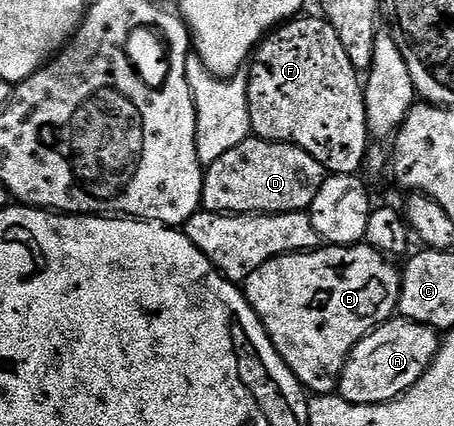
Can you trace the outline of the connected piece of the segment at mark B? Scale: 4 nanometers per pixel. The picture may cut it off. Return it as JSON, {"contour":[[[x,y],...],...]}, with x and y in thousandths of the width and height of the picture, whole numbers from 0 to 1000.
{"contour":[[[804,568],[773,577],[707,577],[685,592],[645,592],[630,601],[604,606],[595,615],[568,624],[568,634],[559,634],[544,657],[535,660],[533,683],[540,700],[546,702],[546,716],[568,737],[568,746],[595,793],[595,803],[608,815],[612,831],[626,843],[637,869],[650,878],[663,911],[700,930],[738,923],[749,897],[749,880],[758,866],[758,854],[767,845],[767,833],[775,829],[775,815],[800,789],[808,789],[811,782],[822,779],[830,765],[850,758],[874,739],[881,711],[881,650],[885,638],[879,627],[870,629],[861,617],[870,620],[861,608],[848,606],[846,596],[813,580]]]}

